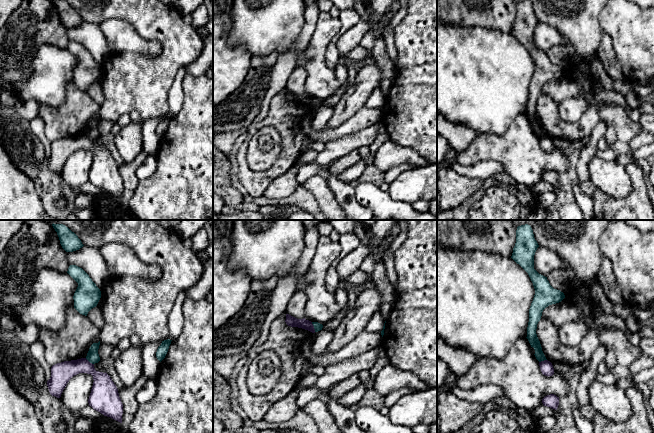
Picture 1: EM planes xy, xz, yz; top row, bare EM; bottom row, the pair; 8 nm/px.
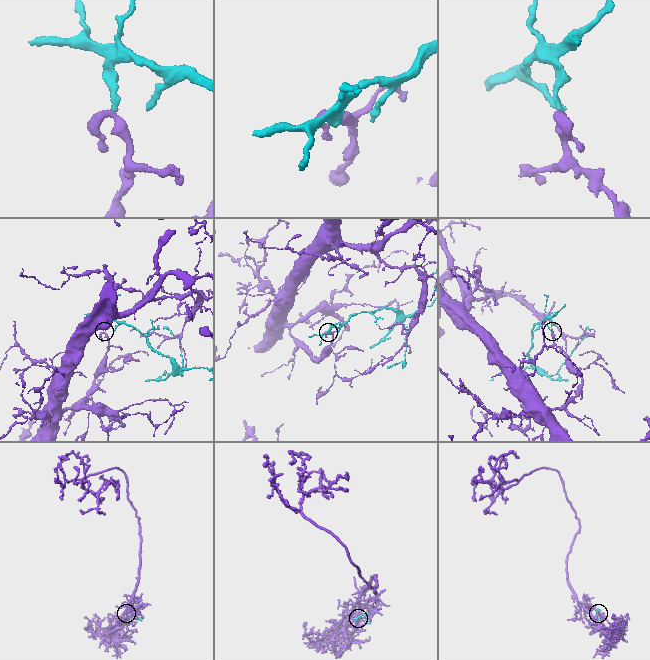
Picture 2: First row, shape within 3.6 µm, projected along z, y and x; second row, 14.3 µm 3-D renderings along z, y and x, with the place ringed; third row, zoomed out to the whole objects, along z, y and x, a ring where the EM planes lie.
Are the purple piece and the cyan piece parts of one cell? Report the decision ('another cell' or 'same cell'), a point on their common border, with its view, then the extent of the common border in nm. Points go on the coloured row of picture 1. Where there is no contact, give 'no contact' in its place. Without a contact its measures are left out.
another cell | xz (313, 327) | 90 nm

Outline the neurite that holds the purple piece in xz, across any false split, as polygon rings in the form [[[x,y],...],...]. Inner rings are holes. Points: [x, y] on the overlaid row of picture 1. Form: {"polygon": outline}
{"polygon": [[[286,314],[285,322],[288,326],[302,328],[312,333],[315,333],[315,329],[312,322],[309,320],[306,320],[305,318],[297,319],[289,314]]]}

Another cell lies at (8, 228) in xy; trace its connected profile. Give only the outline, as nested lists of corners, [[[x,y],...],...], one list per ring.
[[[0,220],[0,252],[18,232],[26,220]]]

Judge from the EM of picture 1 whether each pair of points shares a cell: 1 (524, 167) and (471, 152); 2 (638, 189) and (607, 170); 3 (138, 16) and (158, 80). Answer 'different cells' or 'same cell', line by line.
1: same cell
2: different cells
3: same cell

